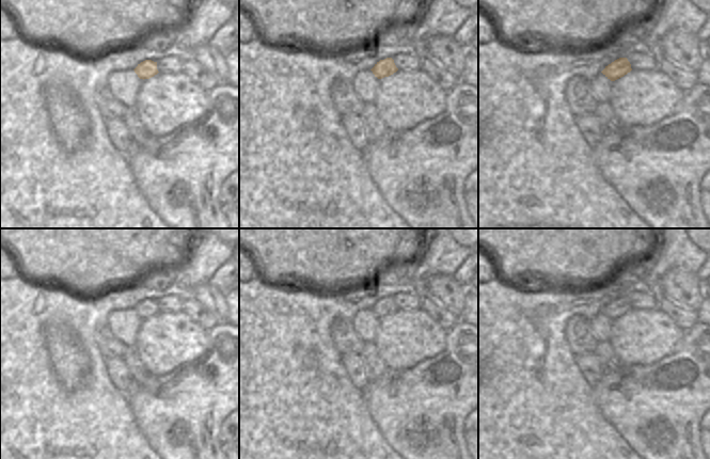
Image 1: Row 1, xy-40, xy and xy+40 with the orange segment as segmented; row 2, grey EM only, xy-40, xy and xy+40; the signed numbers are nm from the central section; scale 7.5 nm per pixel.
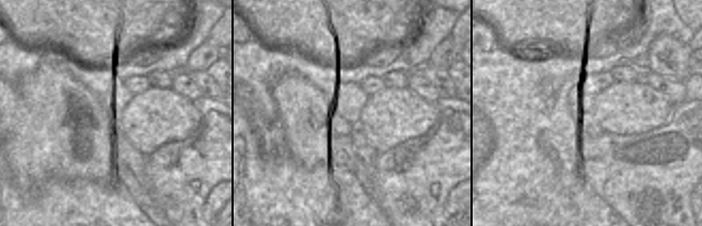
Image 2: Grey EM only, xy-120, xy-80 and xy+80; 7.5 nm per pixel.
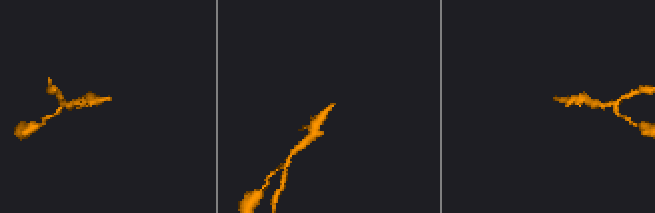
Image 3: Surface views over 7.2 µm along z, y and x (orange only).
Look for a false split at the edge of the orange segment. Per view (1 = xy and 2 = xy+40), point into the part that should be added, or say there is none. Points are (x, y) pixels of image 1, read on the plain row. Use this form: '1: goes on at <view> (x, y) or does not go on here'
1: does not go on here
2: does not go on here

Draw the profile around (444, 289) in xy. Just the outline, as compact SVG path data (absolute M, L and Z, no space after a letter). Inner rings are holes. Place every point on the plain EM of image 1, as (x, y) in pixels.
M433 275L426 281L426 289L437 303L460 319L464 308L466 287L452 275Z

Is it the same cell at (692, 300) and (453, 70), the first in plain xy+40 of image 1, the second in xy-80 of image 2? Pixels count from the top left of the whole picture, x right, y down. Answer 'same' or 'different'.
different

